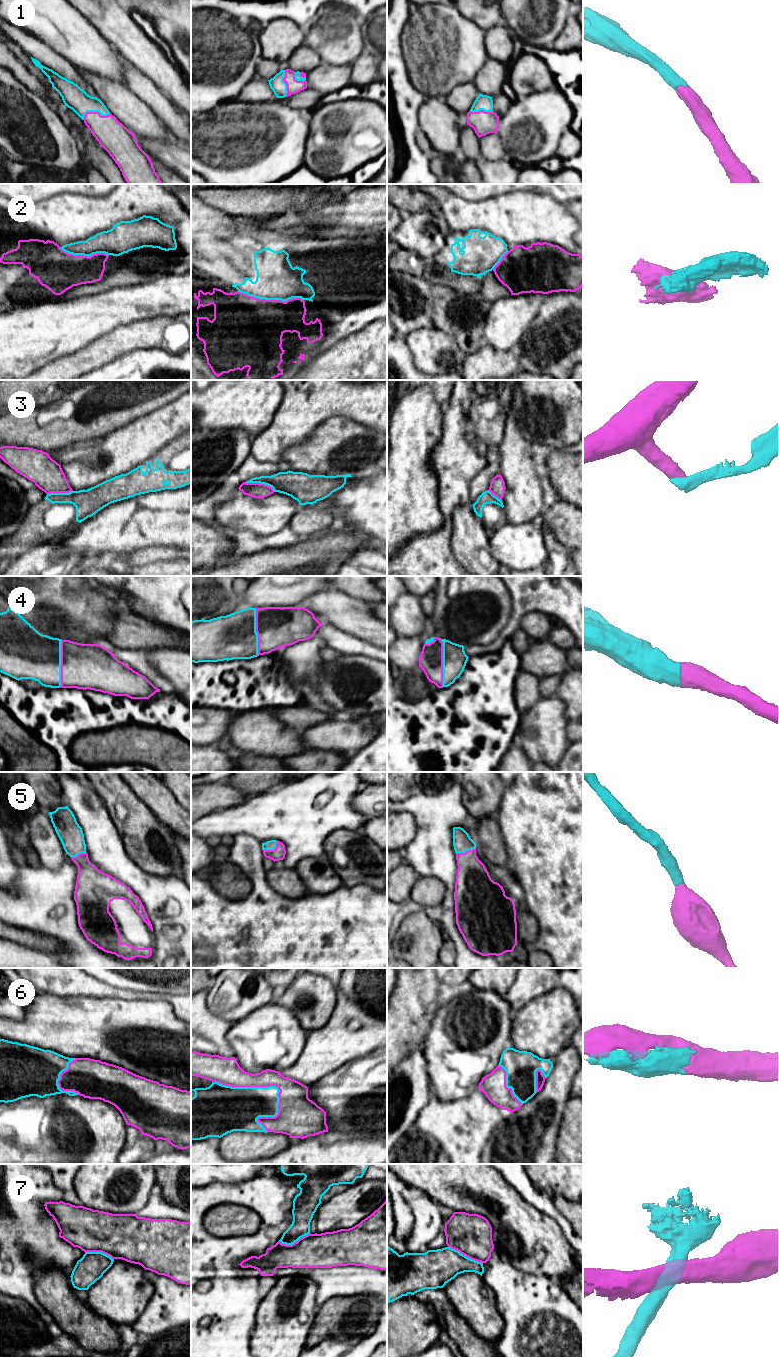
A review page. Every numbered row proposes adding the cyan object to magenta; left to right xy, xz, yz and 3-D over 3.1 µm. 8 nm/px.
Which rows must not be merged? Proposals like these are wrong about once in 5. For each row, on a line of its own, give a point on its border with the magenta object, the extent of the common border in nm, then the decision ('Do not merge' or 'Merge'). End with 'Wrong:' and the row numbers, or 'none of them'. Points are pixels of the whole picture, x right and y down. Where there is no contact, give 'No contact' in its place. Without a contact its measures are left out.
1: Touches magenta at xy (95, 112). Shared border 220 nm. Merge
2: Touches magenta at xz (271, 300). Shared border 550 nm. Do not merge
3: Touches magenta at xz (259, 483). Shared border 260 nm. Do not merge
4: Touches magenta at yz (442, 662). Shared border 400 nm. Merge
5: Touches magenta at xz (272, 850). Shared border 150 nm. Merge
6: Touches magenta at xz (273, 1085). Shared border 600 nm. Merge
7: Touches magenta at yz (465, 1255). Shared border 320 nm. Do not merge
Wrong: 2, 3, 7

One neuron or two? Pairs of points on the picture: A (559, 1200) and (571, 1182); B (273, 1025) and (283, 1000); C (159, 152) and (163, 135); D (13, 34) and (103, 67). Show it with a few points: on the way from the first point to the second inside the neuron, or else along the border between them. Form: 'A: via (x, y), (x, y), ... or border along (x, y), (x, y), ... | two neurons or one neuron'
A: border along (551, 1193), (557, 1193), (572, 1201) | two neurons
B: border along (276, 1003), (287, 1007), (299, 1020) | two neurons
C: border along (170, 135), (165, 140), (151, 140), (139, 136) | two neurons
D: border along (38, 37), (72, 63) | two neurons

